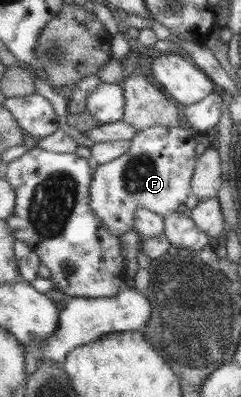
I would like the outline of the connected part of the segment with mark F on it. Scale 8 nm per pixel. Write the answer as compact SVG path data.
M154 125L137 131L129 141L129 148L125 154L106 164L99 164L92 171L89 183L89 210L109 230L109 235L120 236L132 230L133 210L142 206L151 213L163 218L177 210L179 204L184 204L190 193L190 178L194 171L196 135L188 128L167 128Z

